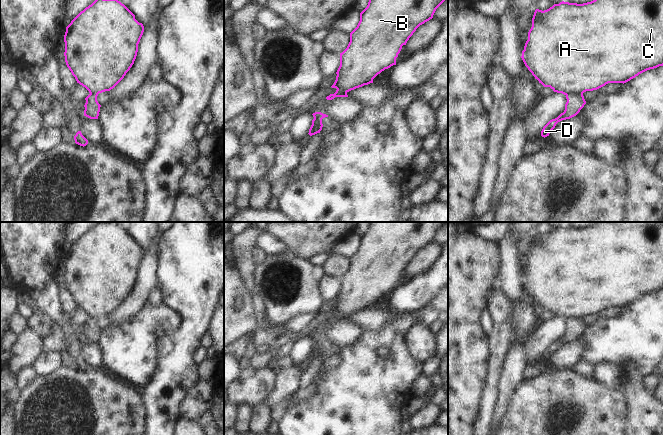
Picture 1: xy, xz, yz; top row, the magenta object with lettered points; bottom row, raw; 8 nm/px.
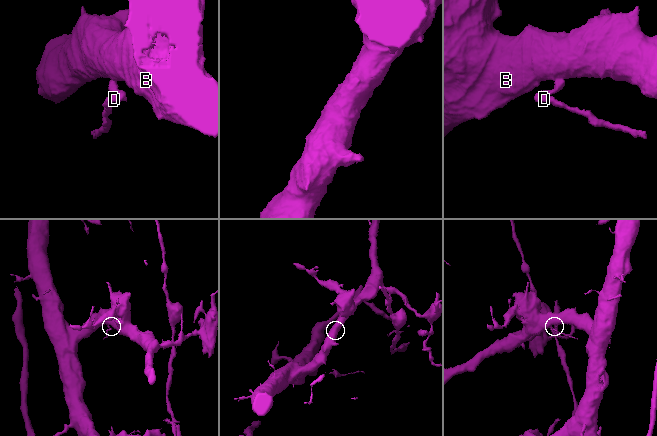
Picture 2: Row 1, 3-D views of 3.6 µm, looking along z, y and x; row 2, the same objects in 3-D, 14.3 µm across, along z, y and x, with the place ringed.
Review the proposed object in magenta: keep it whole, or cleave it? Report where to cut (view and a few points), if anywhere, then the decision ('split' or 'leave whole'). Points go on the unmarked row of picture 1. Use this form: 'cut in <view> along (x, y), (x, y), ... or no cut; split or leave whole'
cut in xz along (317, 341), (319, 346), (315, 357); split

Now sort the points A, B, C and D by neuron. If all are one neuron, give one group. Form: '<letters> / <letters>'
A B C / D

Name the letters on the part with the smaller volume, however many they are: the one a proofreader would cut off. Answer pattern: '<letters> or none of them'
D

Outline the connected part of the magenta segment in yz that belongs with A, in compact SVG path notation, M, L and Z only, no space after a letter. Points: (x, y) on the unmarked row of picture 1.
M596 222L583 228L562 225L544 235L536 233L521 282L539 307L564 319L568 317L583 318L586 315L597 314L608 307L624 308L647 294L663 290L663 222Z

